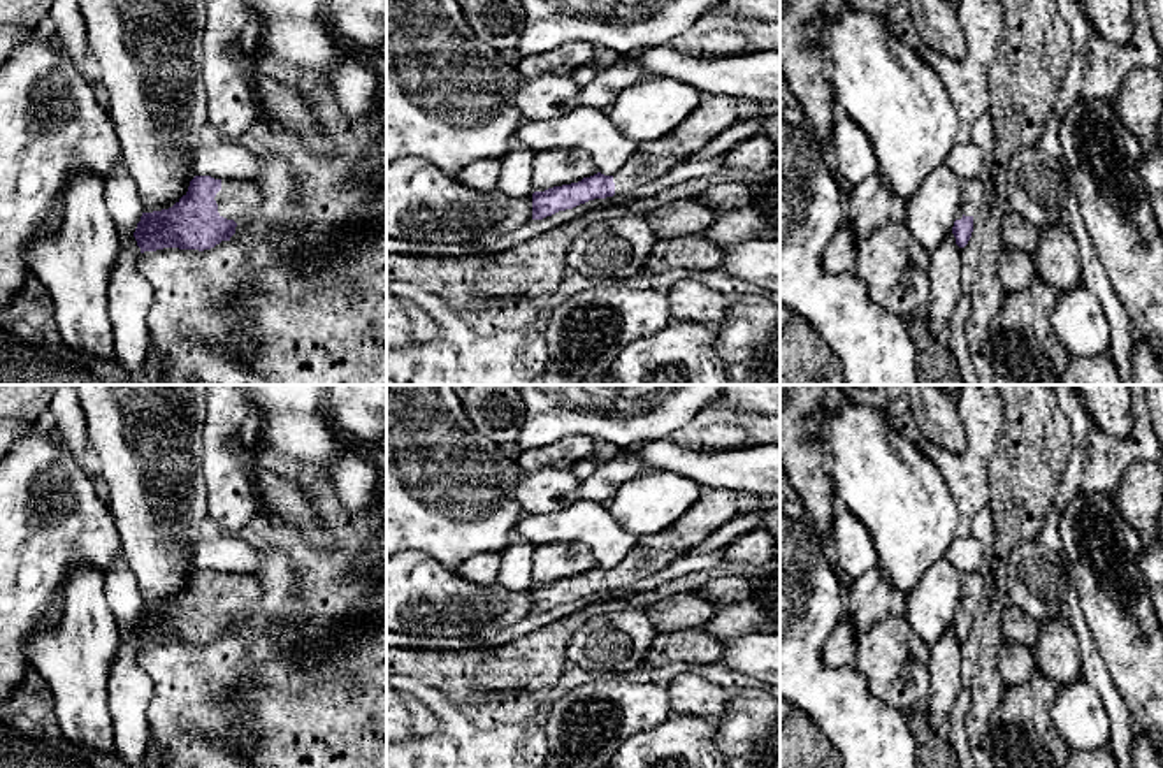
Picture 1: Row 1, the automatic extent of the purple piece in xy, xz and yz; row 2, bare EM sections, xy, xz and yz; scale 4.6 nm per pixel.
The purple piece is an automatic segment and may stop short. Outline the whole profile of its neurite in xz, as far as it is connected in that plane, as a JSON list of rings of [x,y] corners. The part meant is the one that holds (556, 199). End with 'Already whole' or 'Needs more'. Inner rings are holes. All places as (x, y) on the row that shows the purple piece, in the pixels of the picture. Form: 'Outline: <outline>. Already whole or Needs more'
Outline: [[[703,95],[697,109],[685,121],[657,141],[641,142],[613,176],[597,172],[578,183],[534,192],[532,220],[543,220],[594,199],[629,193],[699,153],[713,137],[736,123],[757,118],[766,111],[768,107],[755,100]]]. Needs more

